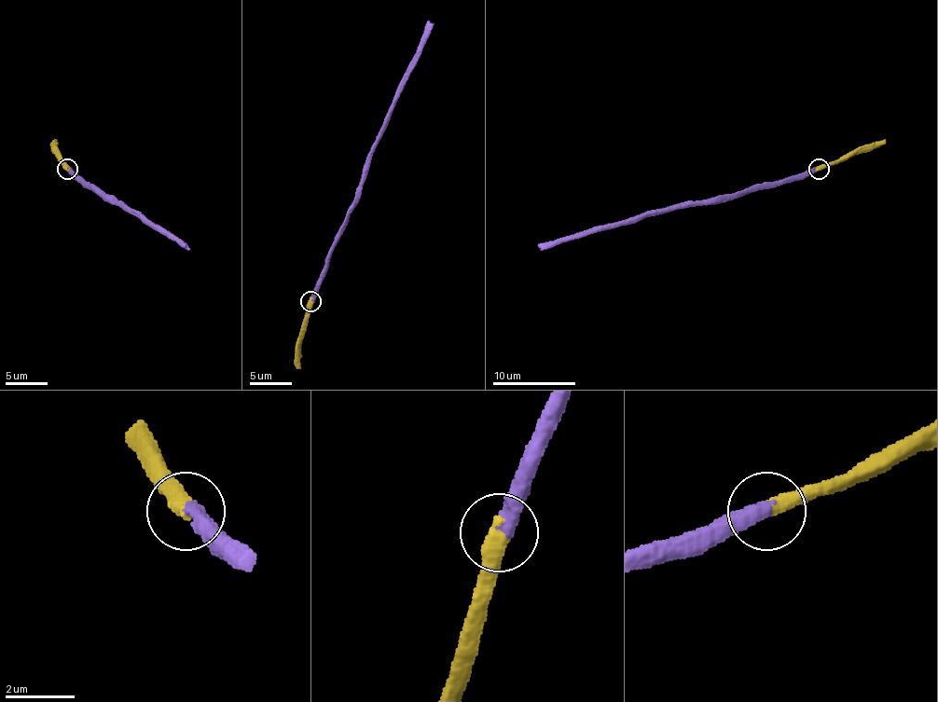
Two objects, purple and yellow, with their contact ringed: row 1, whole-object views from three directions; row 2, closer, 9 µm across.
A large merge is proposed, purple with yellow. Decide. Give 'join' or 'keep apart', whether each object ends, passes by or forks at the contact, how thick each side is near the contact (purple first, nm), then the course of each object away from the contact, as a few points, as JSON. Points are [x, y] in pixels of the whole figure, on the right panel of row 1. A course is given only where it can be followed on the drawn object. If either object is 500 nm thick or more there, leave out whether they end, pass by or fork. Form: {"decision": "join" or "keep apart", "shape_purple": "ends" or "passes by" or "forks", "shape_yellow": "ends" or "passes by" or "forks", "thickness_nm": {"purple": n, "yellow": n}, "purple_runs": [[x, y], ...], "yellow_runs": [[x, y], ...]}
{"decision": "join", "thickness_nm": {"purple": 480, "yellow": 500}, "purple_runs": [[819, 169], [715, 202], [653, 211], [541, 250]], "yellow_runs": [[819, 169], [871, 150], [886, 140]]}

